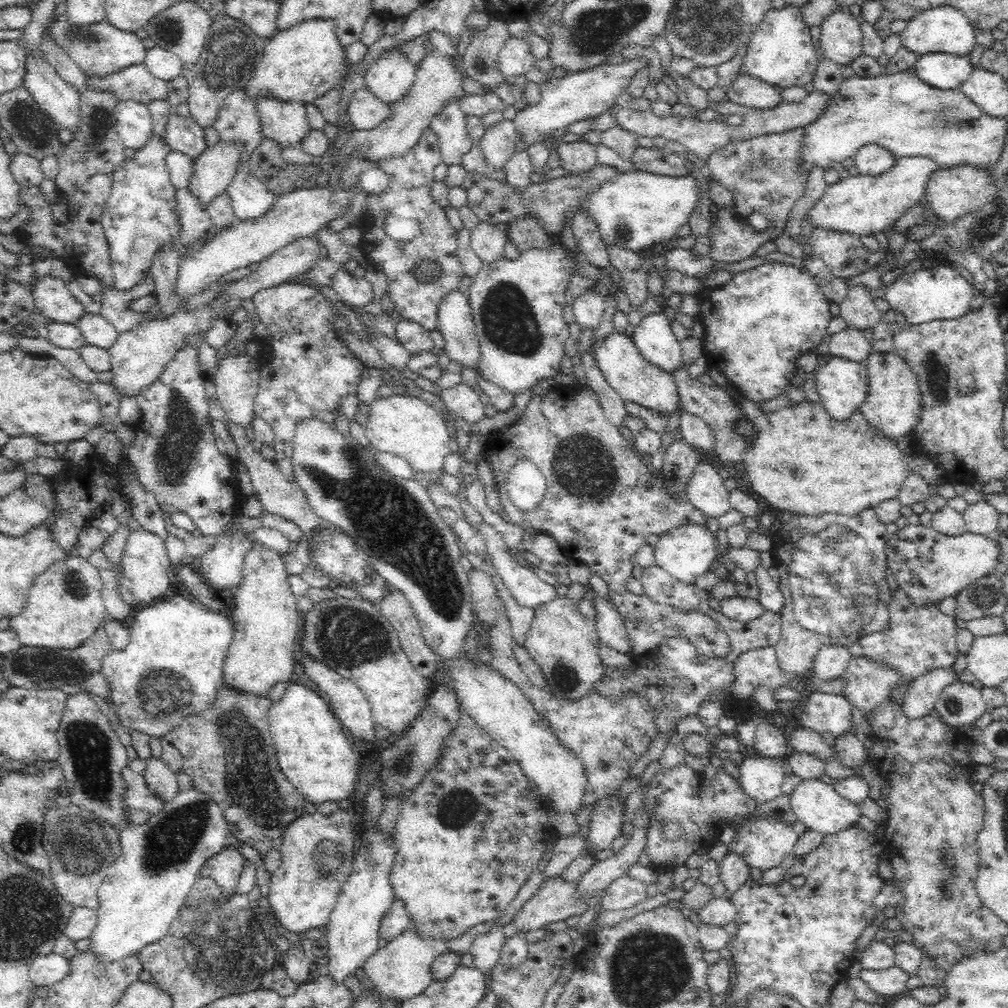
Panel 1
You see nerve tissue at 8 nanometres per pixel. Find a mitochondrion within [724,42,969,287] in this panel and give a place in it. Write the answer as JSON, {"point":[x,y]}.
{"point":[854,98]}

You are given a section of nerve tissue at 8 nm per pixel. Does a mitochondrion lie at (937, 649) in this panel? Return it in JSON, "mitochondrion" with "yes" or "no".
{"mitochondrion":"no"}

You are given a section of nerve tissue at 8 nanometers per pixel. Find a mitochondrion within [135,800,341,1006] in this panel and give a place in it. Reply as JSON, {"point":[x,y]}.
{"point":[229,953]}

